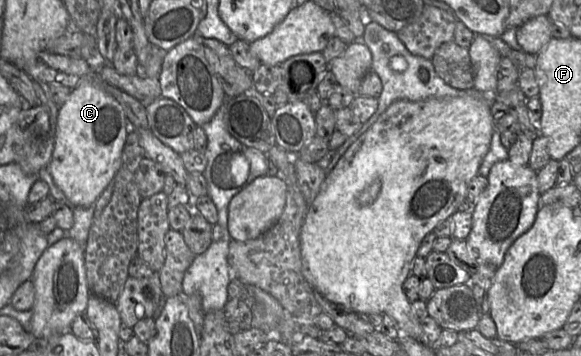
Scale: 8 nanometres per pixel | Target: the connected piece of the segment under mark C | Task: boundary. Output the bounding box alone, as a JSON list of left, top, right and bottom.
[48,80,129,207]

